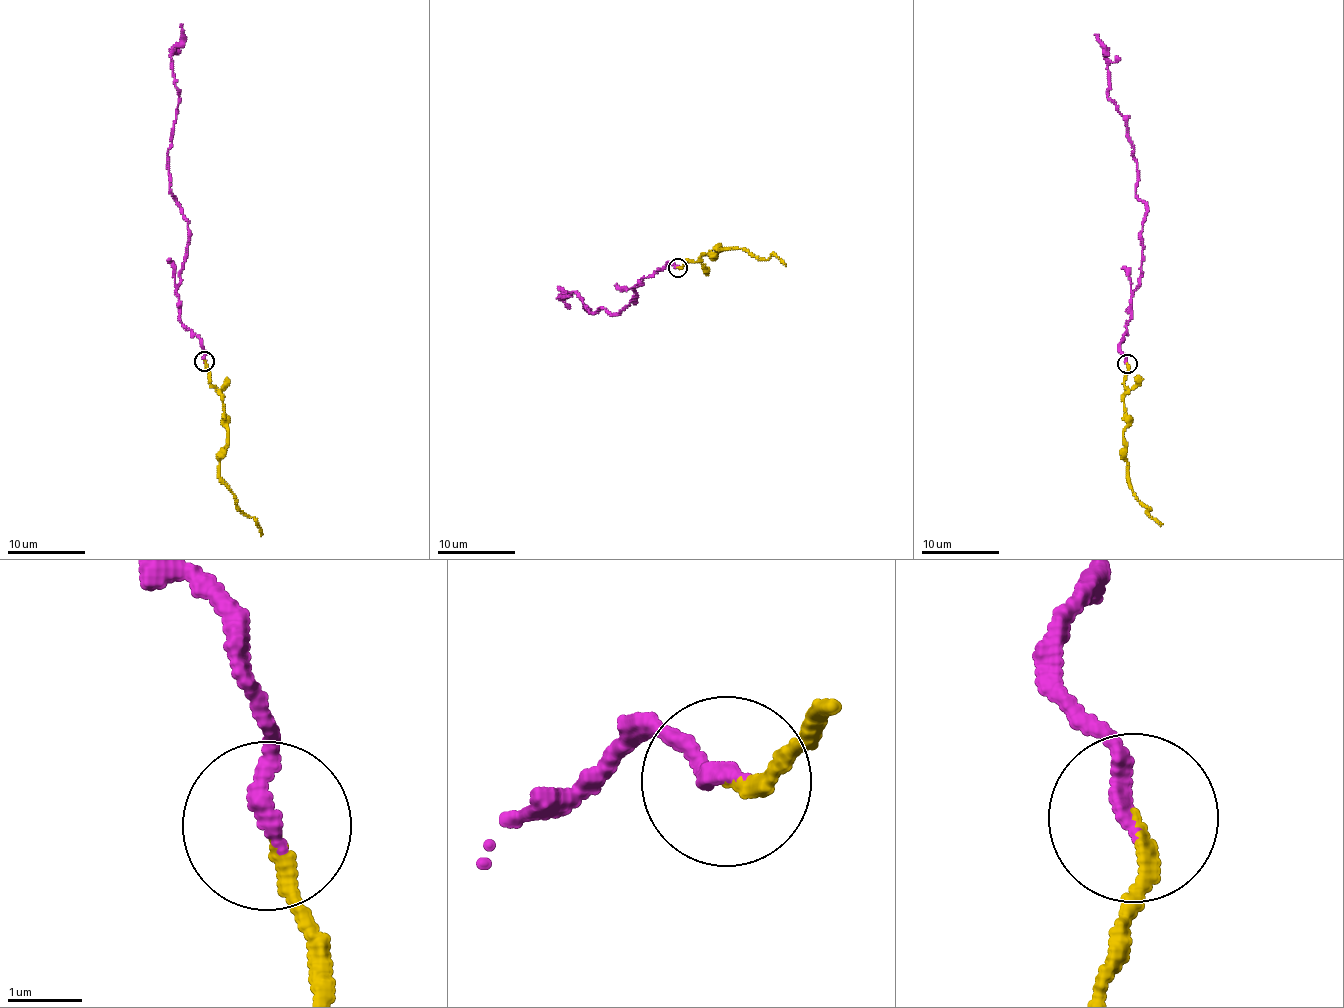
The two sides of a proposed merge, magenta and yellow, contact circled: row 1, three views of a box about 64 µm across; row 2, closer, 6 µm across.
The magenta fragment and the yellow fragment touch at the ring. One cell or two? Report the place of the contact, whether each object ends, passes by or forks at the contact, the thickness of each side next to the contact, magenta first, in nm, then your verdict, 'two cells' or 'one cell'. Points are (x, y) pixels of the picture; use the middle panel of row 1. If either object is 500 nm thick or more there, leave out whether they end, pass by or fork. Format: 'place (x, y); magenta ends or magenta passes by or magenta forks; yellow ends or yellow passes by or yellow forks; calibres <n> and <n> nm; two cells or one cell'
place (677, 268); magenta ends; yellow ends; calibres 220 and 160 nm; one cell

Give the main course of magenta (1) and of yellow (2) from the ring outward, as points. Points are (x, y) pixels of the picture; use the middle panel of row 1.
1: (677, 267), (643, 278), (617, 313), (592, 313), (572, 291), (558, 298), (557, 286)
2: (677, 267), (716, 254), (720, 247), (719, 250), (740, 248), (760, 260), (774, 255), (786, 266)

